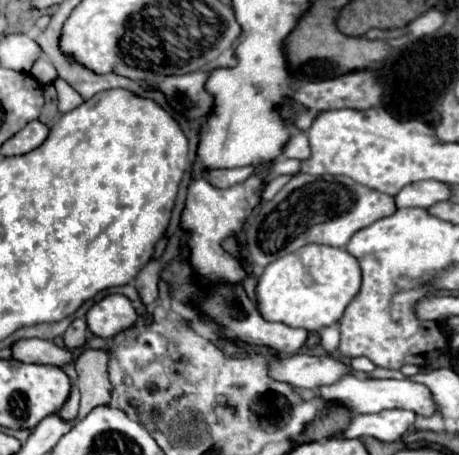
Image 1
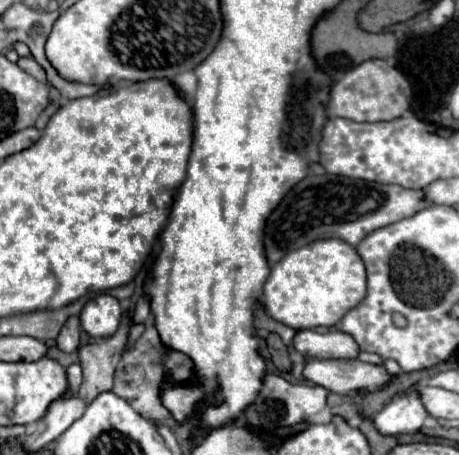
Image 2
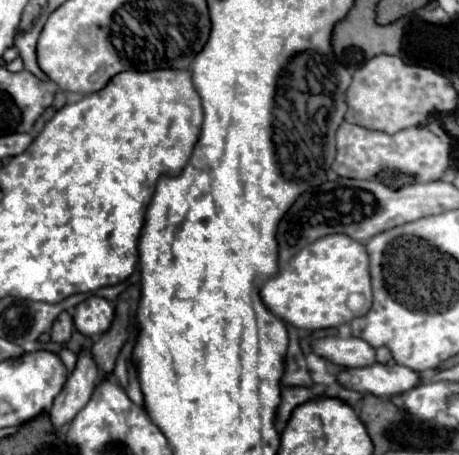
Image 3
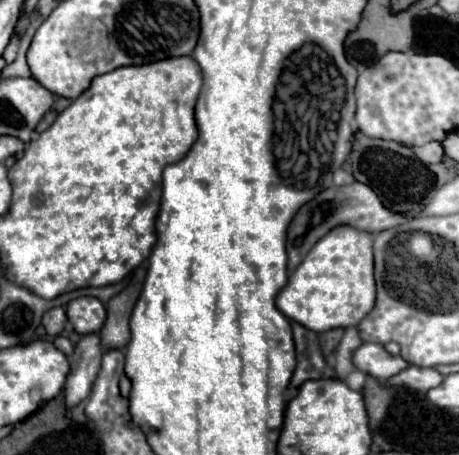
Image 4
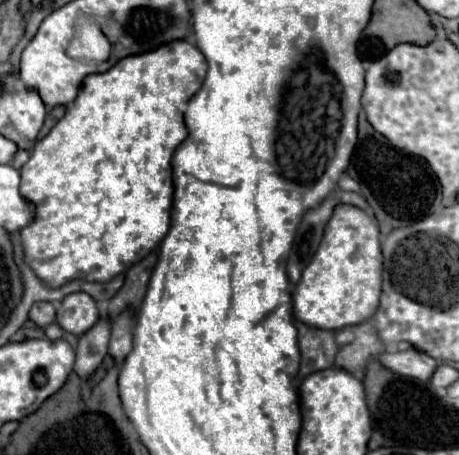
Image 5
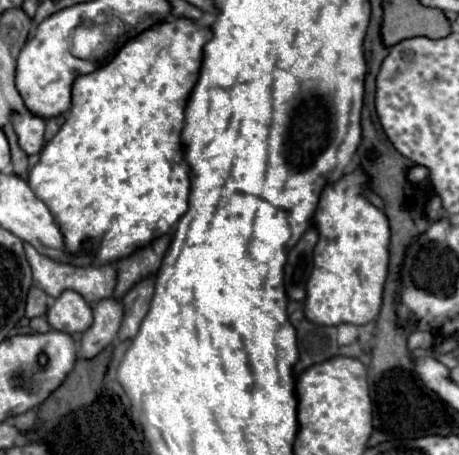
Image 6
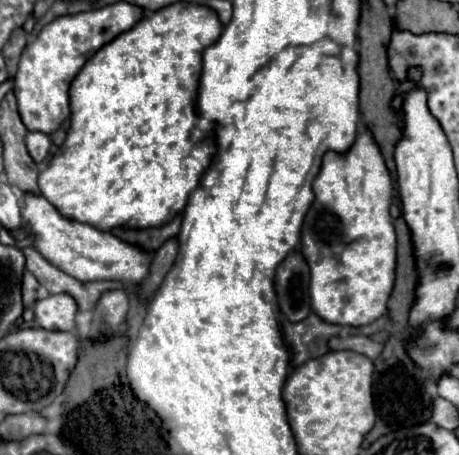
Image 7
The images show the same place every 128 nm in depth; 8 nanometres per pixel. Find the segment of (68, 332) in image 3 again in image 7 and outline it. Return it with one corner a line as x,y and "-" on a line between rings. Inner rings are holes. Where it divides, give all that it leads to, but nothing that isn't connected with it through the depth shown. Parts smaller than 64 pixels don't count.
26,272
24,274
24,284
22,284
22,298
24,298
24,306
26,308
32,308
36,304
38,286
40,286
40,282
30,272

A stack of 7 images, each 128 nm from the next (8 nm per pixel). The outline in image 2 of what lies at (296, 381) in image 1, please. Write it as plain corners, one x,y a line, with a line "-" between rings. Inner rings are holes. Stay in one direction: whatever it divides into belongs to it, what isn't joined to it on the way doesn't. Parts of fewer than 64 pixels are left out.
306,358
302,378
316,386
324,386
336,394
370,392
382,388
390,374
382,366
364,364
356,358
350,360
310,360

